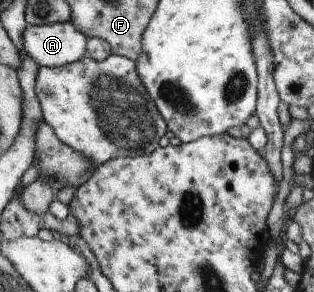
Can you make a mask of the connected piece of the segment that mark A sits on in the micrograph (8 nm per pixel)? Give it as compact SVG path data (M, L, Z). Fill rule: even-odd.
M70 22L28 24L21 33L21 48L39 67L60 67L81 58L88 38Z

